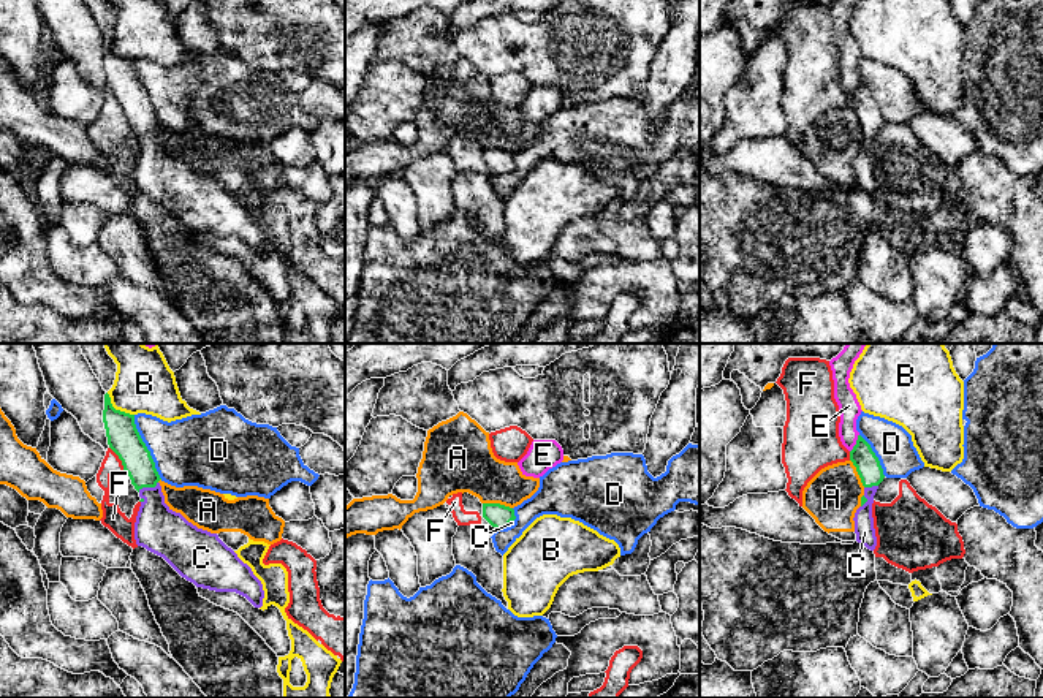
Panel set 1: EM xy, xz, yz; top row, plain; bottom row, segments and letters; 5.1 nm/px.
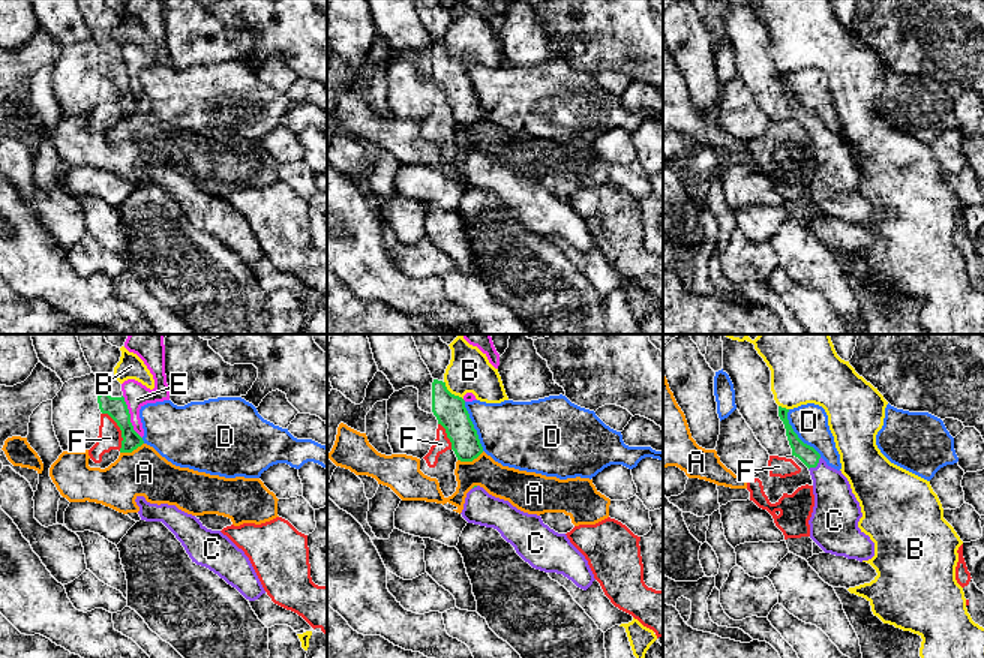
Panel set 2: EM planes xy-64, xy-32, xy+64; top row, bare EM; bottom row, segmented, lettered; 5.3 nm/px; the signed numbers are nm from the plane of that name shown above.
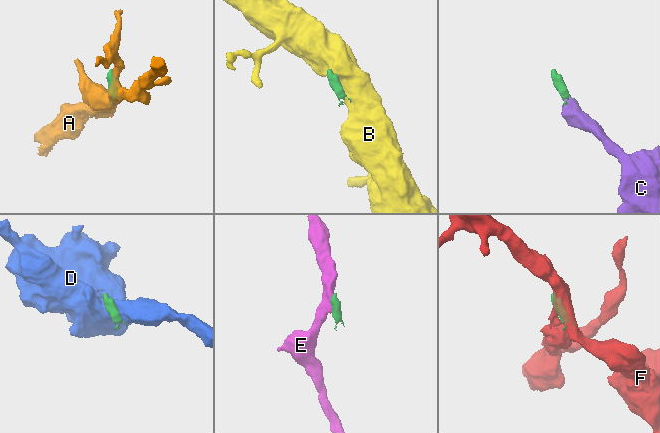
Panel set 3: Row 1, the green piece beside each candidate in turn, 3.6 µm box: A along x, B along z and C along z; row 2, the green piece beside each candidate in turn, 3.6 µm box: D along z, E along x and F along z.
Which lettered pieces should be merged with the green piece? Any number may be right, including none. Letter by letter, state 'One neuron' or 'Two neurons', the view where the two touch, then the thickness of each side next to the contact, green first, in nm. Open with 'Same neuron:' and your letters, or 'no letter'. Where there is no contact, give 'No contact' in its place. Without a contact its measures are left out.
Same neuron: C
A: Two neurons. Touches green in xz. Thickness 120 nm (green) against 280 nm
B: Two neurons. Touches green in xy. Thickness 160 nm (green) against 300 nm
C: One neuron. Touches green in xy. Thickness 160 nm (green) against 240 nm
D: Two neurons. Touches green in xy. Thickness 160 nm (green) against 360 nm
E: Two neurons. Touches green in yz. Thickness 130 nm (green) against 110 nm
F: Two neurons. Touches green in xy. Thickness 160 nm (green) against 100 nm

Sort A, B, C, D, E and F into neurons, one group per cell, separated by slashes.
A / B / C / D / E / F

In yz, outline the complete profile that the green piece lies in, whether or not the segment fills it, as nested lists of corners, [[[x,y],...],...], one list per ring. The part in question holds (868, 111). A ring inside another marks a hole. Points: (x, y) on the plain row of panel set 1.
[[[858,81],[856,90],[850,97],[850,106],[856,112],[864,131],[861,152],[856,155],[853,163],[856,187],[874,196],[877,192],[877,182],[874,174],[872,149],[878,130],[885,123],[883,114],[870,90],[861,81]]]

